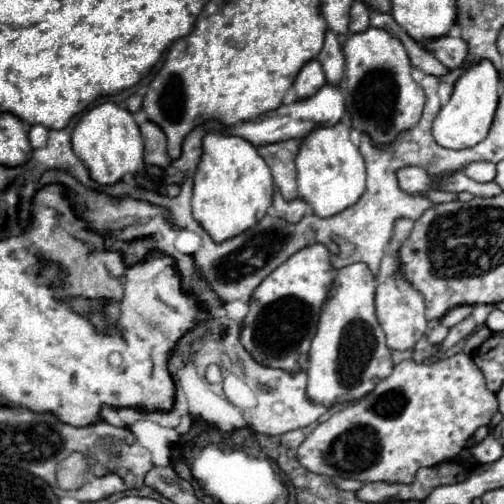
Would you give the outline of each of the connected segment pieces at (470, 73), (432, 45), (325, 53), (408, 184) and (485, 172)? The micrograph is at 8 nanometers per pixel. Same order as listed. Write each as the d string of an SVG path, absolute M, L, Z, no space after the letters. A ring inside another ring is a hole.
M482 59L480 63L468 67L462 73L462 77L456 81L450 101L440 109L438 117L434 119L432 133L436 143L446 149L466 149L486 139L492 127L494 111L498 107L498 83L500 83L500 75L492 61Z
M436 37L436 39L430 39L424 43L424 49L428 53L432 53L442 65L446 65L448 69L456 69L464 63L466 59L466 41L462 39L454 39L454 37Z
M326 31L324 47L318 55L318 61L322 63L322 69L326 73L326 81L342 81L342 77L344 77L344 55L342 55L342 47L338 43L338 37L332 31Z
M404 167L404 169L400 169L398 181L400 181L400 187L406 193L420 193L420 191L426 191L426 189L434 187L432 181L428 179L428 175L424 173L424 169L420 169L420 167Z
M478 161L478 163L468 165L468 169L464 169L464 173L470 179L478 181L478 183L486 183L486 181L494 181L494 177L496 177L496 165L486 163L486 161Z

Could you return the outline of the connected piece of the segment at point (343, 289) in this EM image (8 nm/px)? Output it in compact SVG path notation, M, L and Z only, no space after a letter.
M352 263L336 271L328 299L320 311L320 323L310 347L308 399L332 405L336 401L354 401L368 395L378 381L394 369L384 331L374 309L376 277L364 263Z

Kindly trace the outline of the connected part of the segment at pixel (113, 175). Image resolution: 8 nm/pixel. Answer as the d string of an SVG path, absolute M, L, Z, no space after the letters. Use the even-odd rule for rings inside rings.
M114 101L100 103L86 111L72 131L72 149L88 165L94 181L112 185L122 179L124 173L140 173L144 169L144 141L140 129L128 109L122 109Z

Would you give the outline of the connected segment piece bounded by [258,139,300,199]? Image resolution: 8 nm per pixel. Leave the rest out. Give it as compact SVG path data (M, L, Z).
M286 139L286 141L268 143L268 145L258 147L258 153L264 157L268 167L272 169L274 185L280 189L284 199L292 199L298 195L296 167L294 167L298 145L300 145L298 139Z

